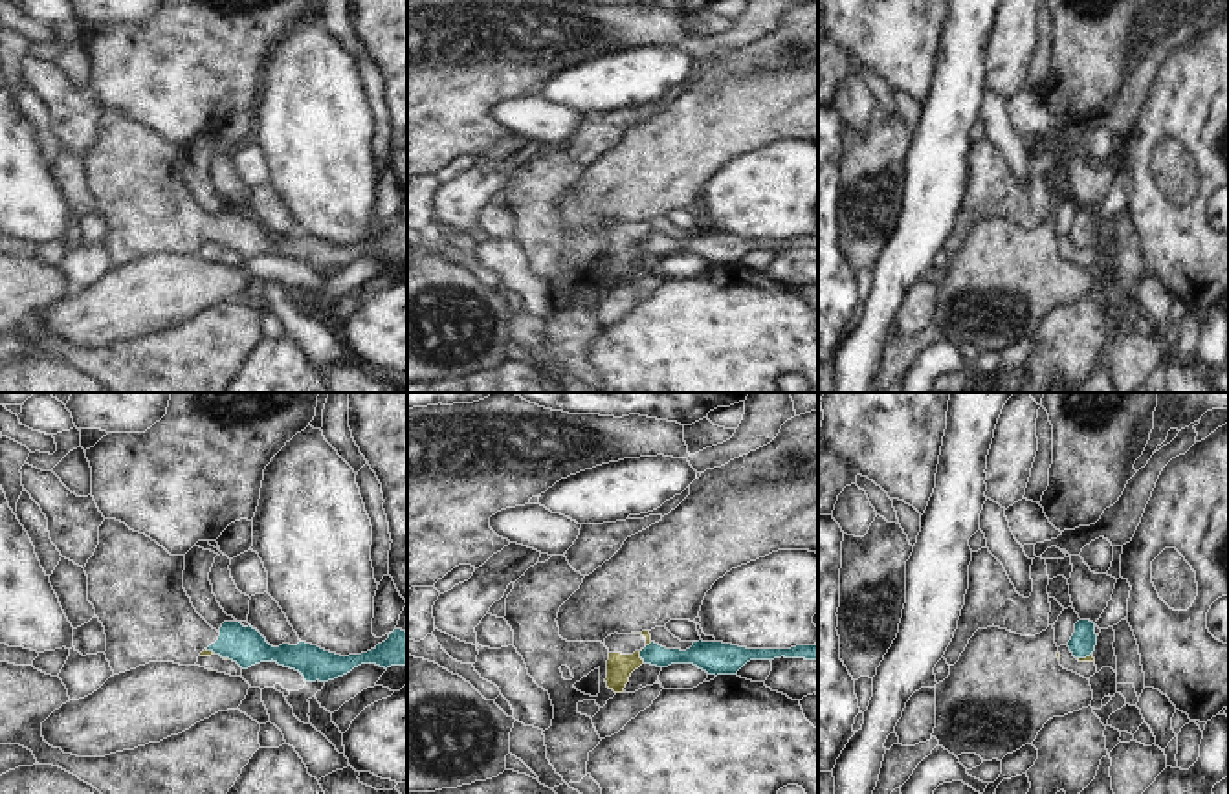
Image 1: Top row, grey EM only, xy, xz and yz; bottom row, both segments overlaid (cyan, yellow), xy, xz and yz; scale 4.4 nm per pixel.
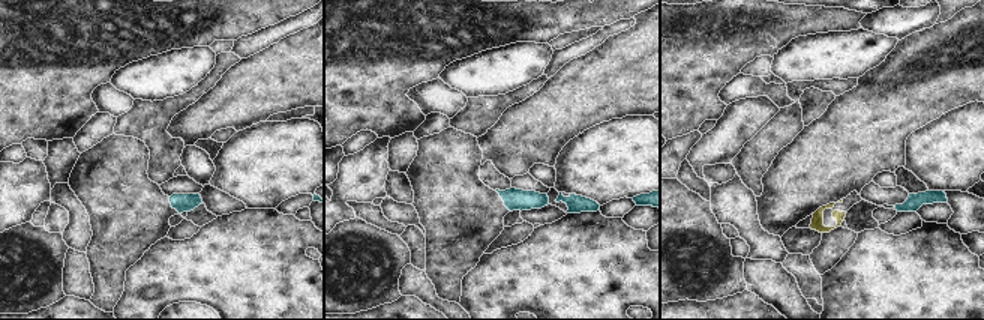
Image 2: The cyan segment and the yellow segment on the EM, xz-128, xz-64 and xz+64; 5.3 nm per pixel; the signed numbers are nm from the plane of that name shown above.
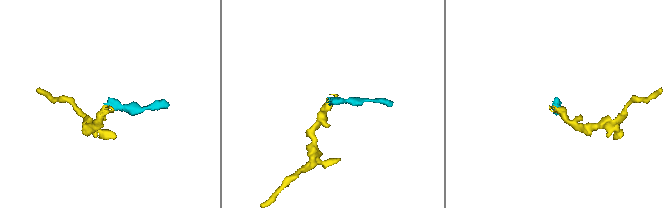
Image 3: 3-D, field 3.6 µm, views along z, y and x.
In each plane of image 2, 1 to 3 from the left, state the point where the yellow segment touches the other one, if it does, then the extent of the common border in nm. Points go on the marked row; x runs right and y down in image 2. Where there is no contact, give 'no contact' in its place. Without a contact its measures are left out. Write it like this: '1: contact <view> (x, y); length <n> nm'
1: no contact
2: no contact
3: no contact

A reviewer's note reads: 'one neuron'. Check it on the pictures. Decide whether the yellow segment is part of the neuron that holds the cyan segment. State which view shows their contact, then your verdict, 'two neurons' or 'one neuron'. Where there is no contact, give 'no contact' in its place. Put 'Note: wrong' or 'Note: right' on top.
Note: wrong
xz | two neurons

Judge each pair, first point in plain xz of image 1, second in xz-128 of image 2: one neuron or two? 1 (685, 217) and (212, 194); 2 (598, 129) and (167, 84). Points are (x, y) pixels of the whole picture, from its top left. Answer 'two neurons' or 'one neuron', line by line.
1: two neurons
2: two neurons

